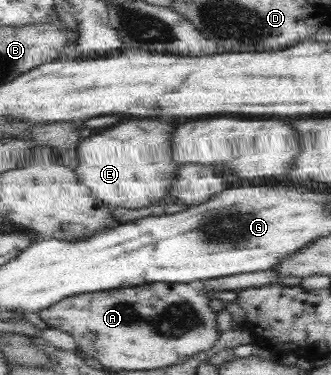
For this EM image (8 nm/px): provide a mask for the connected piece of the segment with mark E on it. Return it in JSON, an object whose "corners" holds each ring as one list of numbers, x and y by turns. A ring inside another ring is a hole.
{"corners":[[128,121,80,138,76,147,78,165,73,169,79,184,110,211,117,207,142,209,159,203,179,168,172,160,170,139,174,129,175,125,162,121]]}

